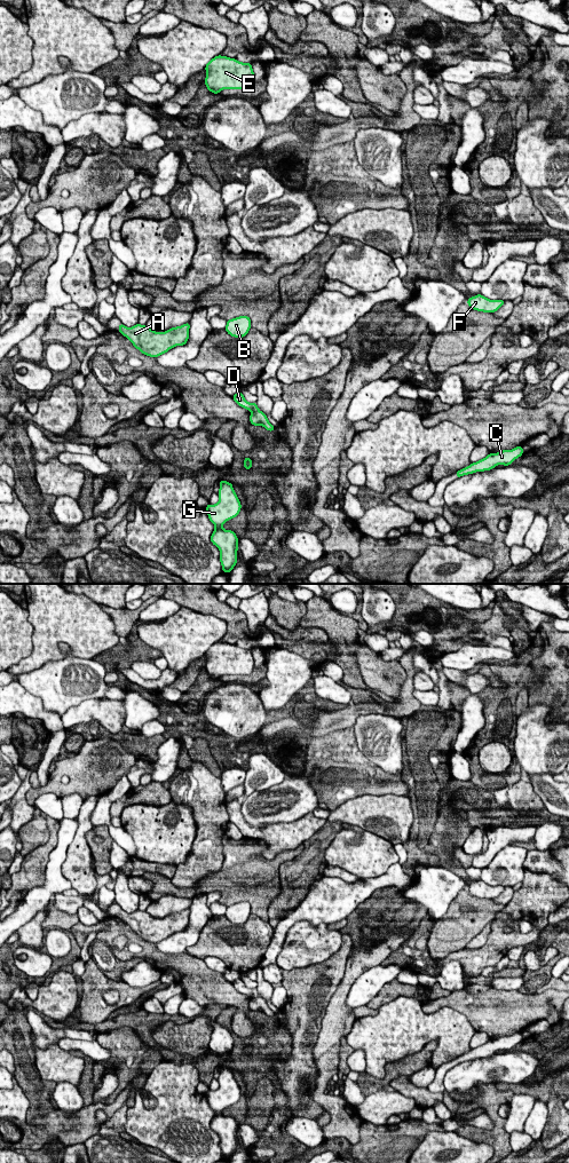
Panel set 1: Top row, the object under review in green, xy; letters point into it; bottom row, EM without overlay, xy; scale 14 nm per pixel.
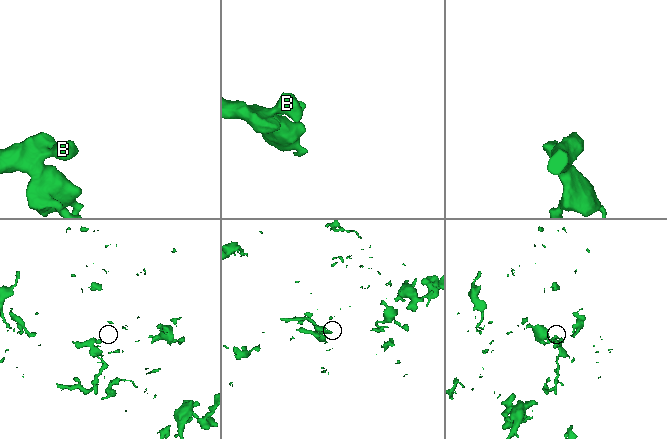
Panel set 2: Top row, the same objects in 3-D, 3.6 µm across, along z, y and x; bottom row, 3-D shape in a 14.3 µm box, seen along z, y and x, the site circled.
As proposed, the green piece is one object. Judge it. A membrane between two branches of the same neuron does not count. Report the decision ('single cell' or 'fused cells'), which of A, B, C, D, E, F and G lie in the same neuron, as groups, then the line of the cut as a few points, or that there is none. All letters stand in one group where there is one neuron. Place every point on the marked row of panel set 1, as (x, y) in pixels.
fused cells; A B C D E F / G; cut in xy along (258, 409), (252, 412)

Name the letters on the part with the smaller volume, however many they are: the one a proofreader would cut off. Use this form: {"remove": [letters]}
{"remove": ["G"]}

